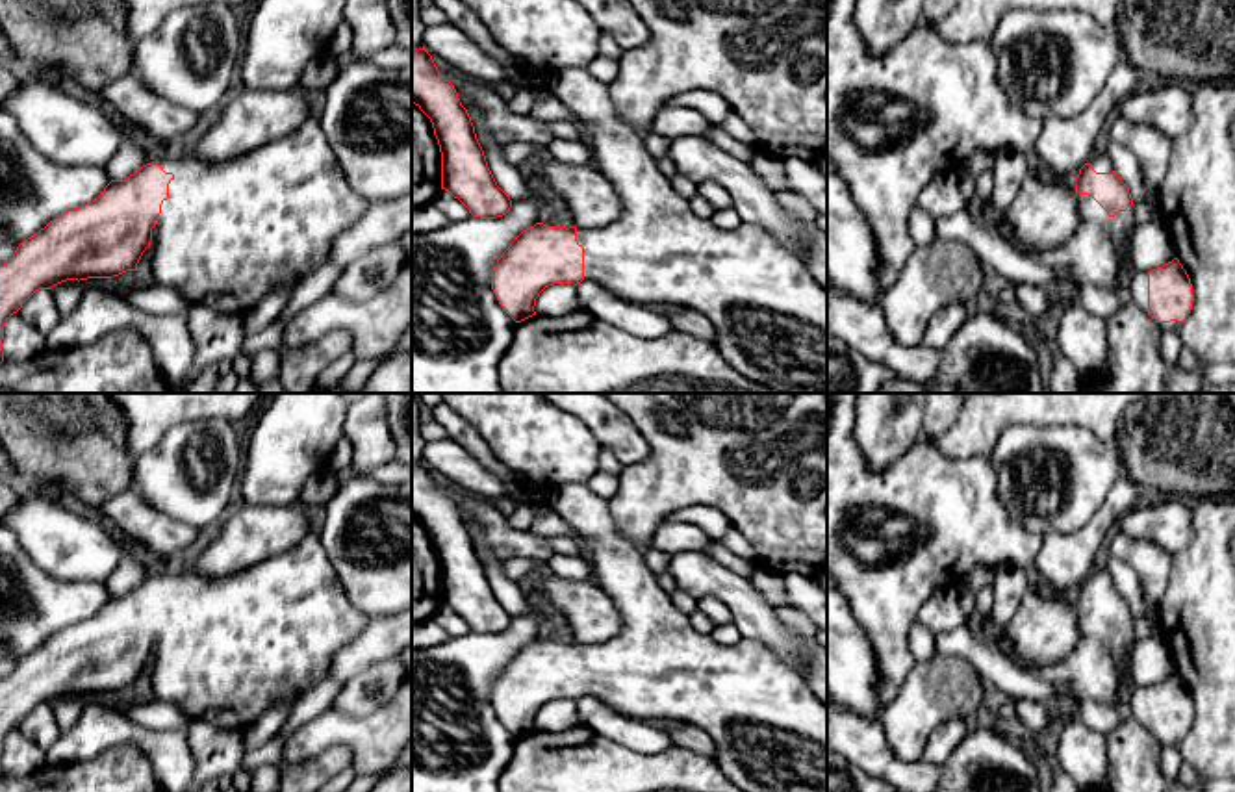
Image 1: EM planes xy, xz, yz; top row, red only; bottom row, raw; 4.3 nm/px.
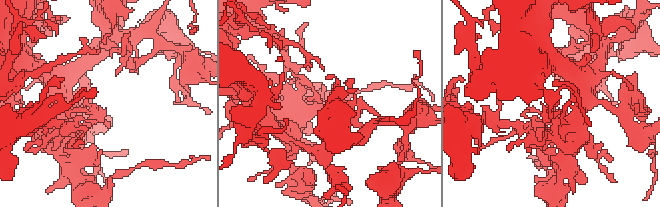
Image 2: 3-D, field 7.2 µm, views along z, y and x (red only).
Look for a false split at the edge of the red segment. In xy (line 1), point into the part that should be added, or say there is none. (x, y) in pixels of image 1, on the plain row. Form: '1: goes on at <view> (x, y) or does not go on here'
1: goes on at xy (230, 648)

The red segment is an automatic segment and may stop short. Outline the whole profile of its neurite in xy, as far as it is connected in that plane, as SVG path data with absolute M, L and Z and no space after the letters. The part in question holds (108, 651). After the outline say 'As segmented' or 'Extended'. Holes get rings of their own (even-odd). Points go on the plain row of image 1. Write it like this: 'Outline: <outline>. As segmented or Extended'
Outline: M317 529L308 532L297 547L236 575L206 579L193 568L172 566L124 595L111 595L93 618L57 631L24 655L13 673L0 681L0 779L4 777L4 740L35 707L52 705L67 696L113 694L137 686L148 662L154 697L172 703L189 720L245 733L280 699L302 696L319 684L328 675L337 651L369 621L371 618L349 601Z. Extended

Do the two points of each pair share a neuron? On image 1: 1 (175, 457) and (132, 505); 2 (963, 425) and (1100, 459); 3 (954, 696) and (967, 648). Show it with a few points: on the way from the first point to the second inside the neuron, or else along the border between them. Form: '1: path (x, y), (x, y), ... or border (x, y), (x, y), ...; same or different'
1: border (130, 488), (177, 520); different
2: border (1043, 425), (1007, 425), (987, 457); different
3: border (939, 653), (967, 659), (983, 679); different

